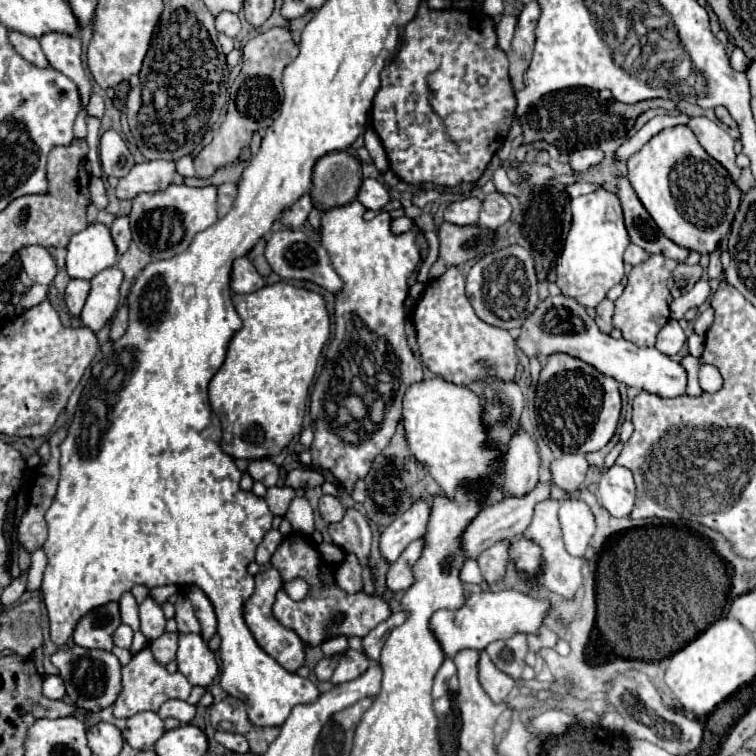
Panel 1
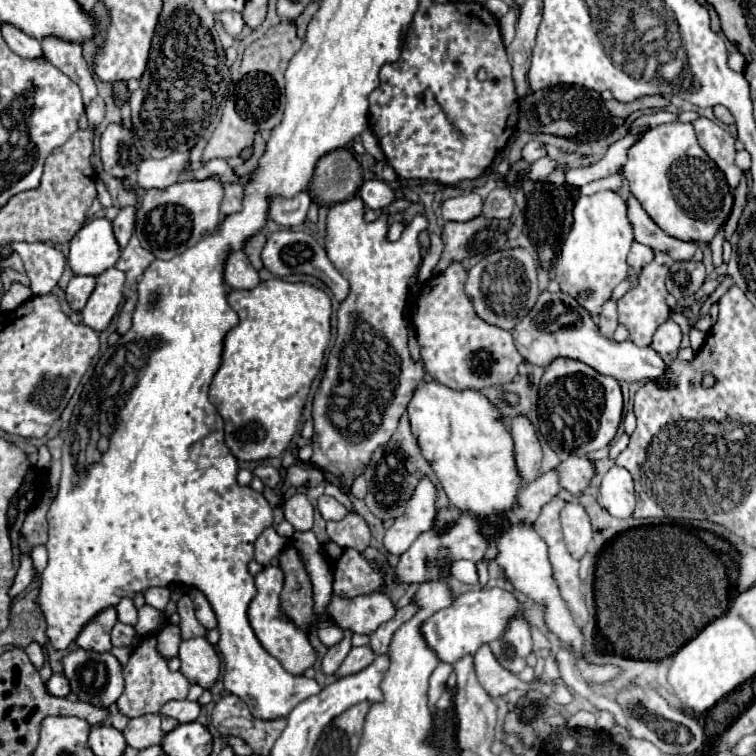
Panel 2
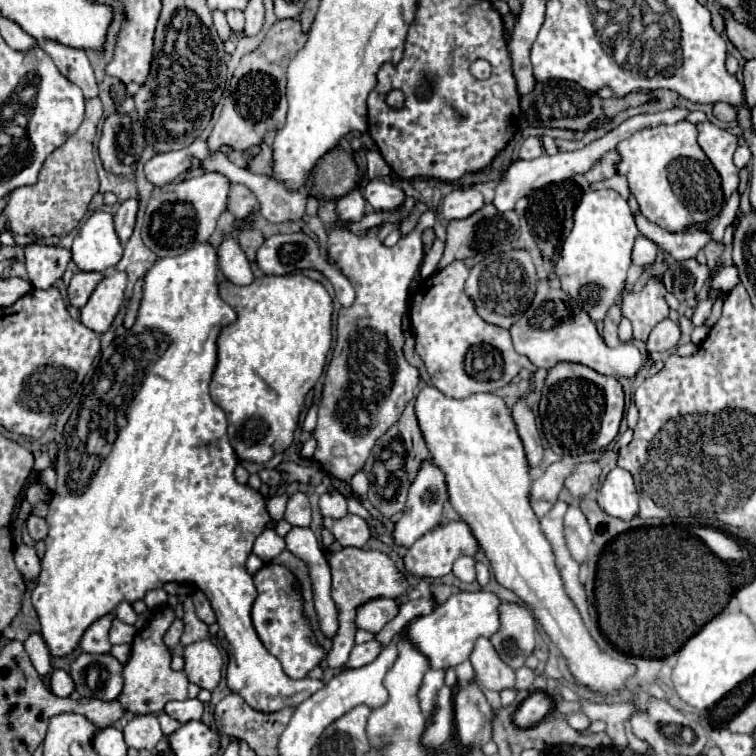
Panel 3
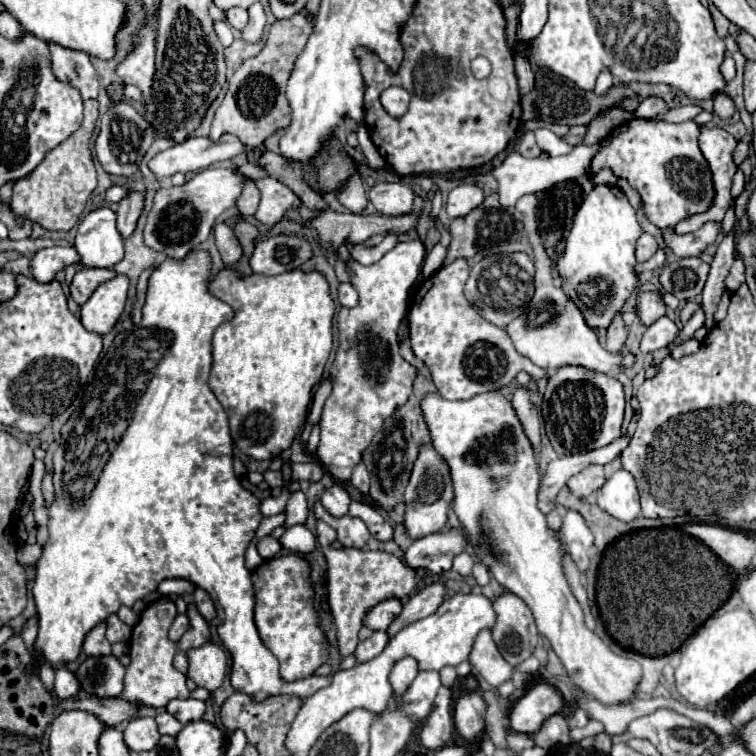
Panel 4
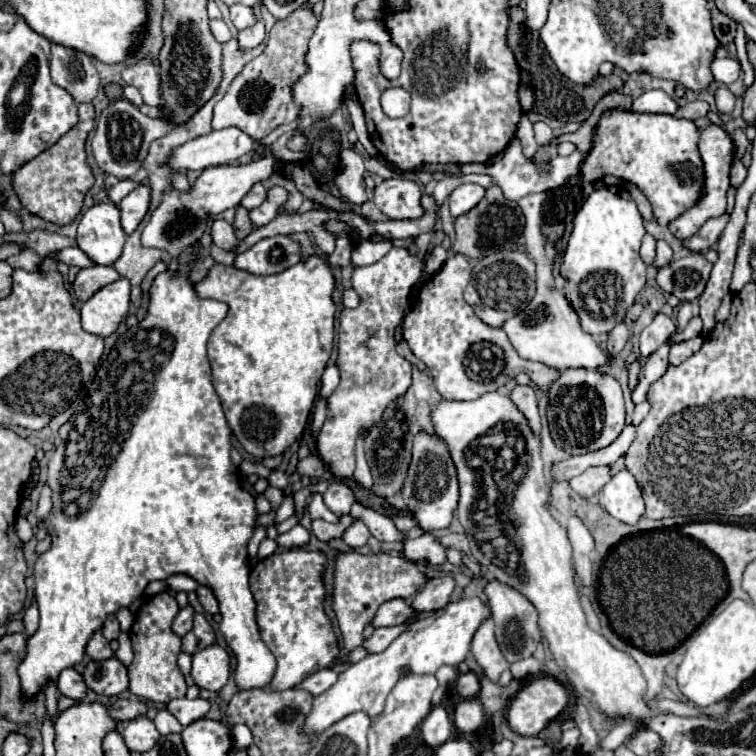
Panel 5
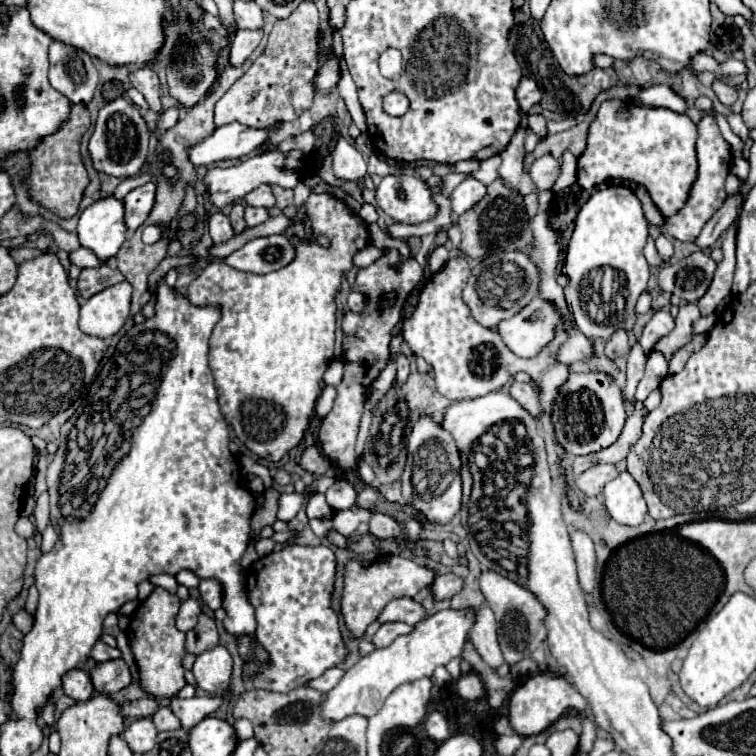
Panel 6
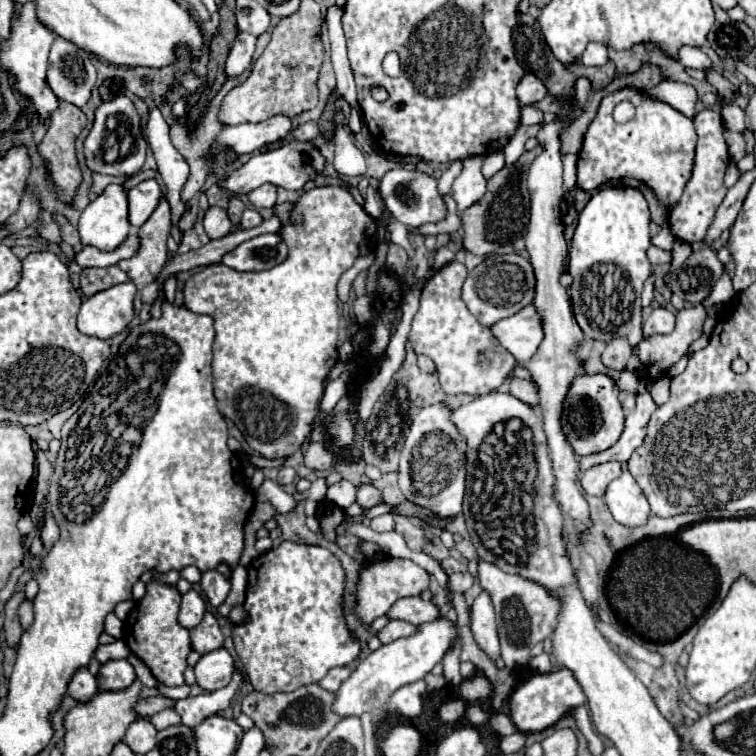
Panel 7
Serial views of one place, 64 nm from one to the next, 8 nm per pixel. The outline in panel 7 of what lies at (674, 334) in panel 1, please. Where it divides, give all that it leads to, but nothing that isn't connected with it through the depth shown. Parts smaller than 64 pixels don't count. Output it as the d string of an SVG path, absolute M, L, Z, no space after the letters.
M656 308L646 320L646 324L642 326L644 338L656 336L656 334L670 334L672 330L674 330L674 314L666 308Z

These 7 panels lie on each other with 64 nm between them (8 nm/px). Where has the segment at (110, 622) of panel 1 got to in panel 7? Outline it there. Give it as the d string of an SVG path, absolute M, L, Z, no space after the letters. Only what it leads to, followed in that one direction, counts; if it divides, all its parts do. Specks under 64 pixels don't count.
M116 640L114 644L106 644L106 646L100 644L94 652L94 656L100 664L104 664L108 660L116 660L116 658L128 658L128 654L130 654L130 650L122 640Z

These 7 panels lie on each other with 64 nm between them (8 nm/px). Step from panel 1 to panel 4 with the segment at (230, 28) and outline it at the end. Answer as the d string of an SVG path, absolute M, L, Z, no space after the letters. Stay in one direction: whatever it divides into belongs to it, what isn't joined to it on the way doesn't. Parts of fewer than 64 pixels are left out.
M232 8L226 12L228 16L228 24L232 24L236 30L242 30L248 22L248 12L244 8Z

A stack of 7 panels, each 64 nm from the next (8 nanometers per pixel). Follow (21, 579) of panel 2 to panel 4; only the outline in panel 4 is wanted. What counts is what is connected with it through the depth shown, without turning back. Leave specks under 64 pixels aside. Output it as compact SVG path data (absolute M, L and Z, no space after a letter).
M22 544L20 550L18 550L18 564L24 566L24 568L28 568L28 566L34 568L38 558L40 558L40 554L42 554L42 548L38 544L34 544L34 546Z

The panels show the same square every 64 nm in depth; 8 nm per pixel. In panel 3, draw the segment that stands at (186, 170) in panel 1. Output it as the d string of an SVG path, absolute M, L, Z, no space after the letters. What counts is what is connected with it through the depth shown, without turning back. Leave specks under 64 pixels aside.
M218 152L218 154L214 154L214 156L208 156L206 160L204 160L204 166L202 166L202 170L204 172L216 172L216 174L222 174L222 176L226 176L228 178L228 182L230 184L244 184L244 186L248 186L254 194L256 194L256 198L258 198L258 204L260 204L260 214L266 218L266 220L270 220L270 222L288 222L288 220L302 220L302 216L304 216L304 210L306 210L306 200L308 200L308 194L306 192L290 192L290 190L284 190L284 186L280 186L280 182L276 182L276 180L272 180L272 178L268 178L268 176L260 176L260 174L252 174L252 172L246 172L244 168L238 168L238 166L234 166L228 158L226 158L226 154L222 154L222 152Z

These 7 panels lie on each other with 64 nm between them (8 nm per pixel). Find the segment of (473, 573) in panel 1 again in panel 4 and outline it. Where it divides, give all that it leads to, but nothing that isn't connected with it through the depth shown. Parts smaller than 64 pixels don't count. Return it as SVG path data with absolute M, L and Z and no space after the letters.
M464 552L464 554L454 558L454 568L452 570L458 572L462 578L468 578L468 576L472 576L472 566L474 566L474 560L468 558L468 554Z

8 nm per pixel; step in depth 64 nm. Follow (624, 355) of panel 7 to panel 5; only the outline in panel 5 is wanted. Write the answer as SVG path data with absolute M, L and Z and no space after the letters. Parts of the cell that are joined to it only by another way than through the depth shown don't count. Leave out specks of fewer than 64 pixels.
M620 322L620 324L616 324L612 328L612 332L608 334L608 342L606 342L606 350L608 350L608 354L612 358L616 358L622 352L622 348L626 346L628 336L630 336L630 332L628 332L628 328L626 328L624 322Z

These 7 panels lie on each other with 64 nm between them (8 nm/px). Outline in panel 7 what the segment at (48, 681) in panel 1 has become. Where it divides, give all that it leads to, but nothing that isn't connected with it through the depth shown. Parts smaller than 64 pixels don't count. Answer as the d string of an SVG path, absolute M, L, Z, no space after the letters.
M86 668L76 670L68 682L68 694L78 702L88 702L96 696L96 692L98 692L96 678Z

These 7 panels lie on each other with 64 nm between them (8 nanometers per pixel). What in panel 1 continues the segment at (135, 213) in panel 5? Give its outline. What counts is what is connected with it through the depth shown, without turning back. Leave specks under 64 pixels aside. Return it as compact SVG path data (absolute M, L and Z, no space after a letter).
M122 216L122 218L116 218L110 226L110 234L112 234L112 240L116 244L116 252L118 254L124 254L130 246L130 224L128 224L128 216Z

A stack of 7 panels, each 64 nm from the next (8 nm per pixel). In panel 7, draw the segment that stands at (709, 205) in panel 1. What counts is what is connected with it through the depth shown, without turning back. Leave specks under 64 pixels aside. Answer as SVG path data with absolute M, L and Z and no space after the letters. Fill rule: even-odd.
M632 88L618 90L600 102L600 110L586 132L582 152L578 154L578 186L582 190L596 190L610 180L634 178L652 188L658 202L672 210L692 176L696 138L692 118L664 102L648 98L644 92ZM622 100L634 104L636 116L618 124L612 118L612 110Z

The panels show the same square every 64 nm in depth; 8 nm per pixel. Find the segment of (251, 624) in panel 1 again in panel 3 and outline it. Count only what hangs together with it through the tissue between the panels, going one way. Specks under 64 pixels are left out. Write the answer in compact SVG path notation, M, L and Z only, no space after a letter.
M266 564L254 574L254 584L258 588L258 596L252 604L252 624L258 632L258 638L266 646L266 650L276 656L290 678L304 678L314 666L324 658L324 650L318 646L310 624L302 610L302 598L298 590L292 586L294 574L280 564Z

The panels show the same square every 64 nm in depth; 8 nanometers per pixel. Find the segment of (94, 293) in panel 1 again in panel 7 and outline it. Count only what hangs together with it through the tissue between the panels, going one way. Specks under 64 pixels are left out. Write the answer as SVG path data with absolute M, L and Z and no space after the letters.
M124 282L84 298L78 314L78 330L86 336L96 336L102 340L120 334L134 316L134 294L136 286L132 282Z

